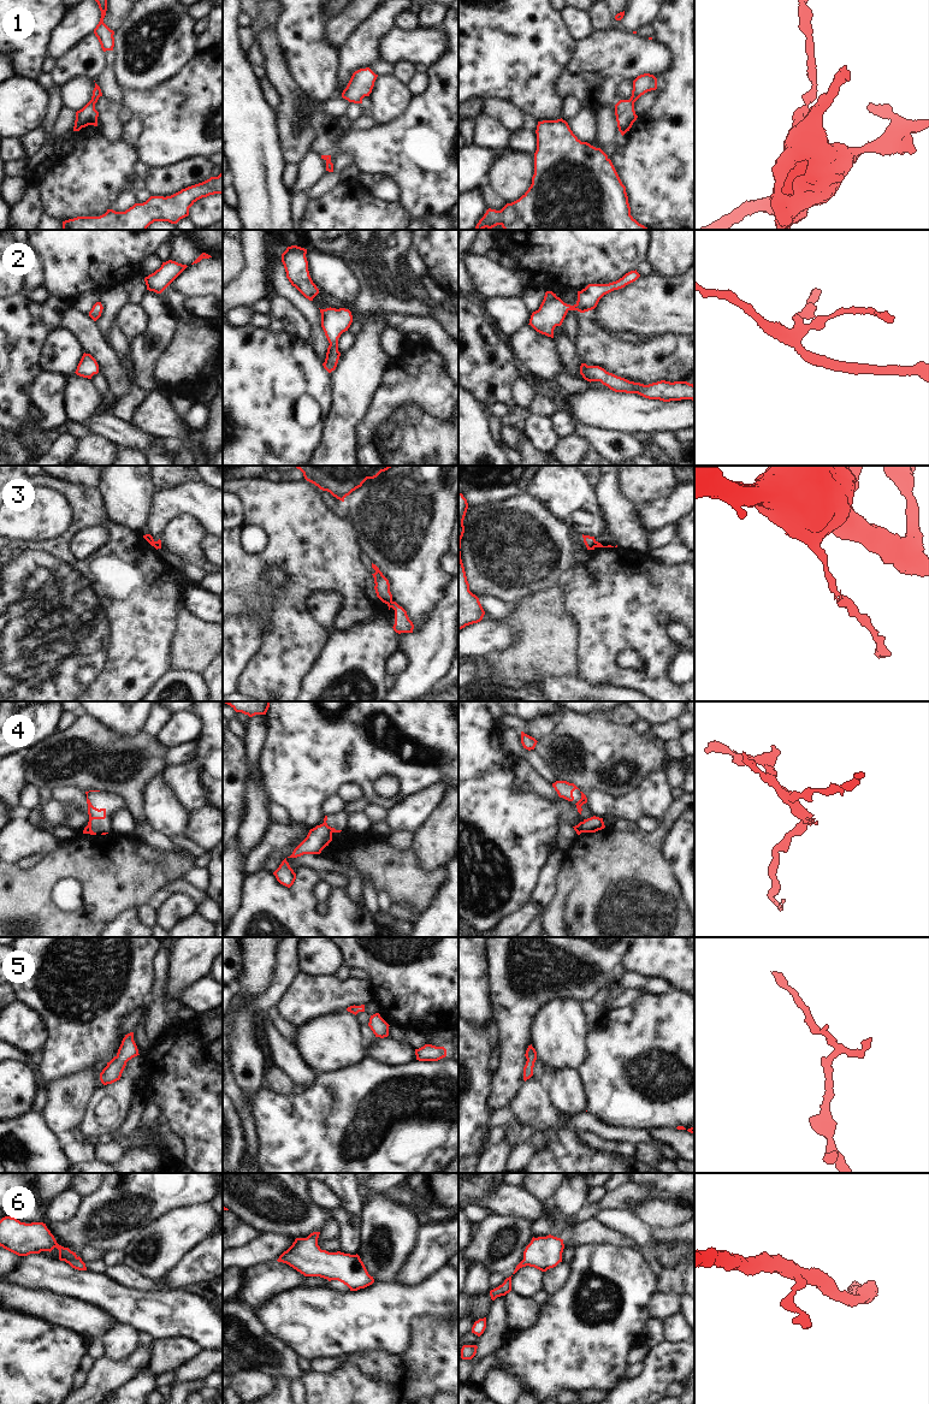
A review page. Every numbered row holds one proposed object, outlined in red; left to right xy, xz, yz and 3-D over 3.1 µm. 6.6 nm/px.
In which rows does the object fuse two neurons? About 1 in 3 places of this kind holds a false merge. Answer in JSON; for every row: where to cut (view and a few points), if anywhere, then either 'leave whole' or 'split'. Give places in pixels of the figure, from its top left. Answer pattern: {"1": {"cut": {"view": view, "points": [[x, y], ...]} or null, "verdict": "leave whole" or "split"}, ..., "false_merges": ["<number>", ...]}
{"1": {"cut": null, "verdict": "leave whole"}, "2": {"cut": null, "verdict": "leave whole"}, "3": {"cut": {"view": "xz", "points": [[391, 600], [388, 604]]}, "verdict": "split"}, "4": {"cut": {"view": "xz", "points": [[323, 823], [332, 831]]}, "verdict": "split"}, "5": {"cut": null, "verdict": "leave whole"}, "6": {"cut": null, "verdict": "leave whole"}, "false_merges": ["3", "4"]}

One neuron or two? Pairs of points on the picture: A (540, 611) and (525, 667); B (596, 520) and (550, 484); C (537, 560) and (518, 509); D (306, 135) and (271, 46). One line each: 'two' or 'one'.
A: one
B: one
C: one
D: one

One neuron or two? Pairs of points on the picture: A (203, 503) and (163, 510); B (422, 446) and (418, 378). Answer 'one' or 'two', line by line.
A: one
B: one

